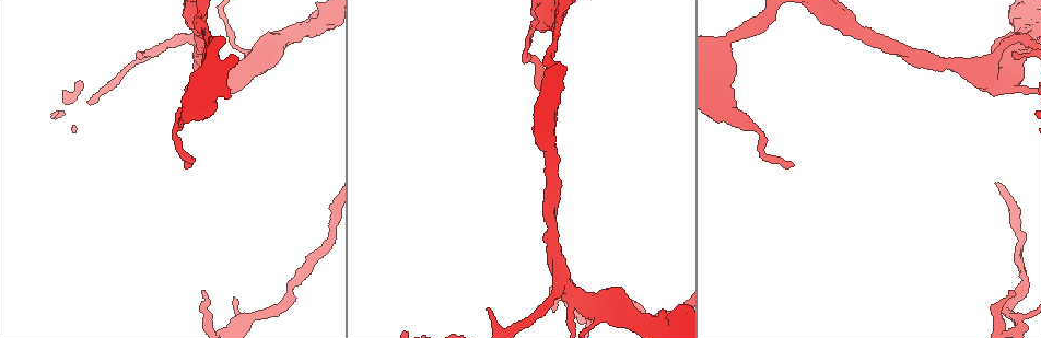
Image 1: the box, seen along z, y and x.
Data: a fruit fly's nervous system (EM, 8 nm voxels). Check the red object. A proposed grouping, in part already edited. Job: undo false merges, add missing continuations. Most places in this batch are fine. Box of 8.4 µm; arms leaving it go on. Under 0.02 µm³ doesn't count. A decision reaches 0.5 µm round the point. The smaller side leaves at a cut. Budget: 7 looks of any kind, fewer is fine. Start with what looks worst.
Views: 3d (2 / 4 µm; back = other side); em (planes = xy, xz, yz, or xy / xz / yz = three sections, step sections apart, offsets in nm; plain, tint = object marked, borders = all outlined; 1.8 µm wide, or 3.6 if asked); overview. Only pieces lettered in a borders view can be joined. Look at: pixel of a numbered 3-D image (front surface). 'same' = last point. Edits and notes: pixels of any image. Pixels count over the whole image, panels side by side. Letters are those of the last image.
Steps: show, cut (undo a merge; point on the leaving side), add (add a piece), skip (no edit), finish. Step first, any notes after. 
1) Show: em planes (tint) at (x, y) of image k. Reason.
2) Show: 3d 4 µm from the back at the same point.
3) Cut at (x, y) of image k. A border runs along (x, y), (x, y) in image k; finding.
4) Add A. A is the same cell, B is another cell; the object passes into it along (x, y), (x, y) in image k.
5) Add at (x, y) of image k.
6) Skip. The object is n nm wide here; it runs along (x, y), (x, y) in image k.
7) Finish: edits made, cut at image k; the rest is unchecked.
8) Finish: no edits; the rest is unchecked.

Show: em planes (borders) at (555, 310) of image 1. An open end.

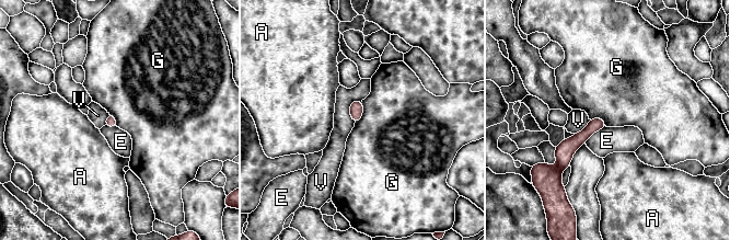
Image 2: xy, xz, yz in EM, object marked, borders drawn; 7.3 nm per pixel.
Skip. A, E, G and V are other cells; a border runs along (362, 101), (362, 116), (355, 123) in image 2; none of them fits.

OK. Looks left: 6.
Show: 3d 4 µm at (1013, 52) of image 1. An open end.

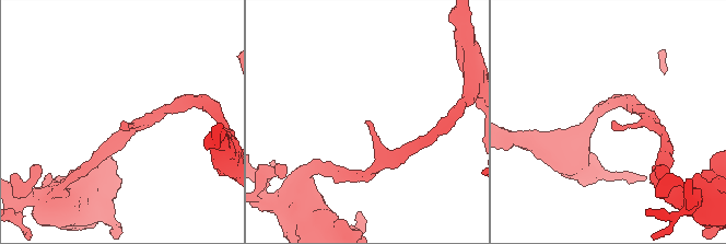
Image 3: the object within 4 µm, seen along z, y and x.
Show: em yz step 16 (borders) at (367, 123) of image 3.

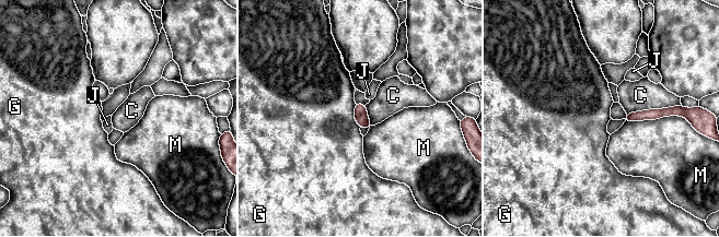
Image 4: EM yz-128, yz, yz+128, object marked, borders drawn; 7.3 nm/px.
Show: em planes (borders) at the same point.

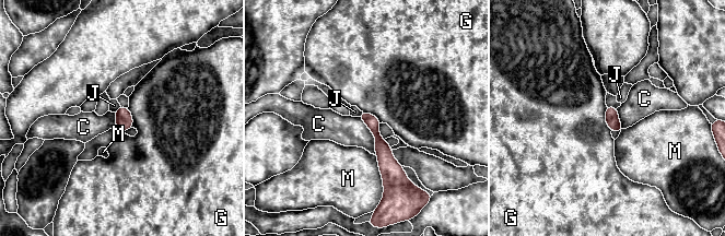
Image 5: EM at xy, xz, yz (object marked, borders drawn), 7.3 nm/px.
Skip. The longest contact is with C, 320 nm; C, G, J and M are other cells; a border runs along (359, 117), (374, 136), (377, 155) in image 5; no lettered piece goes on from it.

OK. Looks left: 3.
Show: 3d 2 µm at (190, 164) of image 1. End of a long branch.

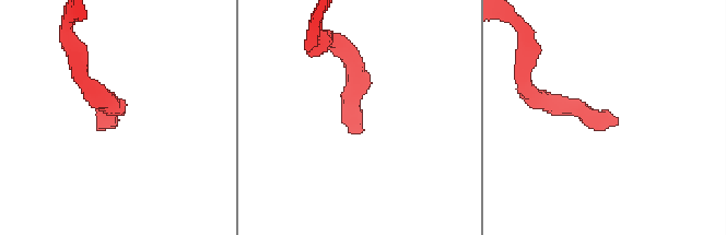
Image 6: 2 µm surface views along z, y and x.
Show: em planes (borders) at (618, 123) of image 6. Need the tissue.

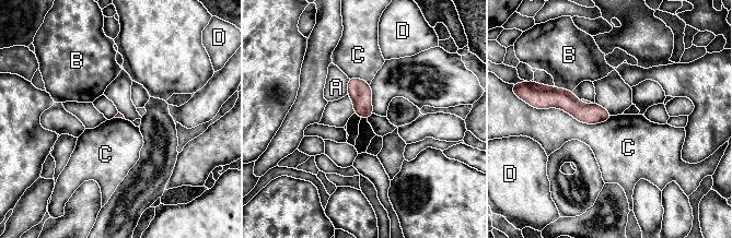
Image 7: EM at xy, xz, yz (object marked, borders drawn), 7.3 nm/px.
Skip. A, B, C and D are other cells; it runs along (545, 105), (607, 115) in image 7; no lettered piece goes on from it.

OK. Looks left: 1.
Finish: no edits; the rest is unchecked.

